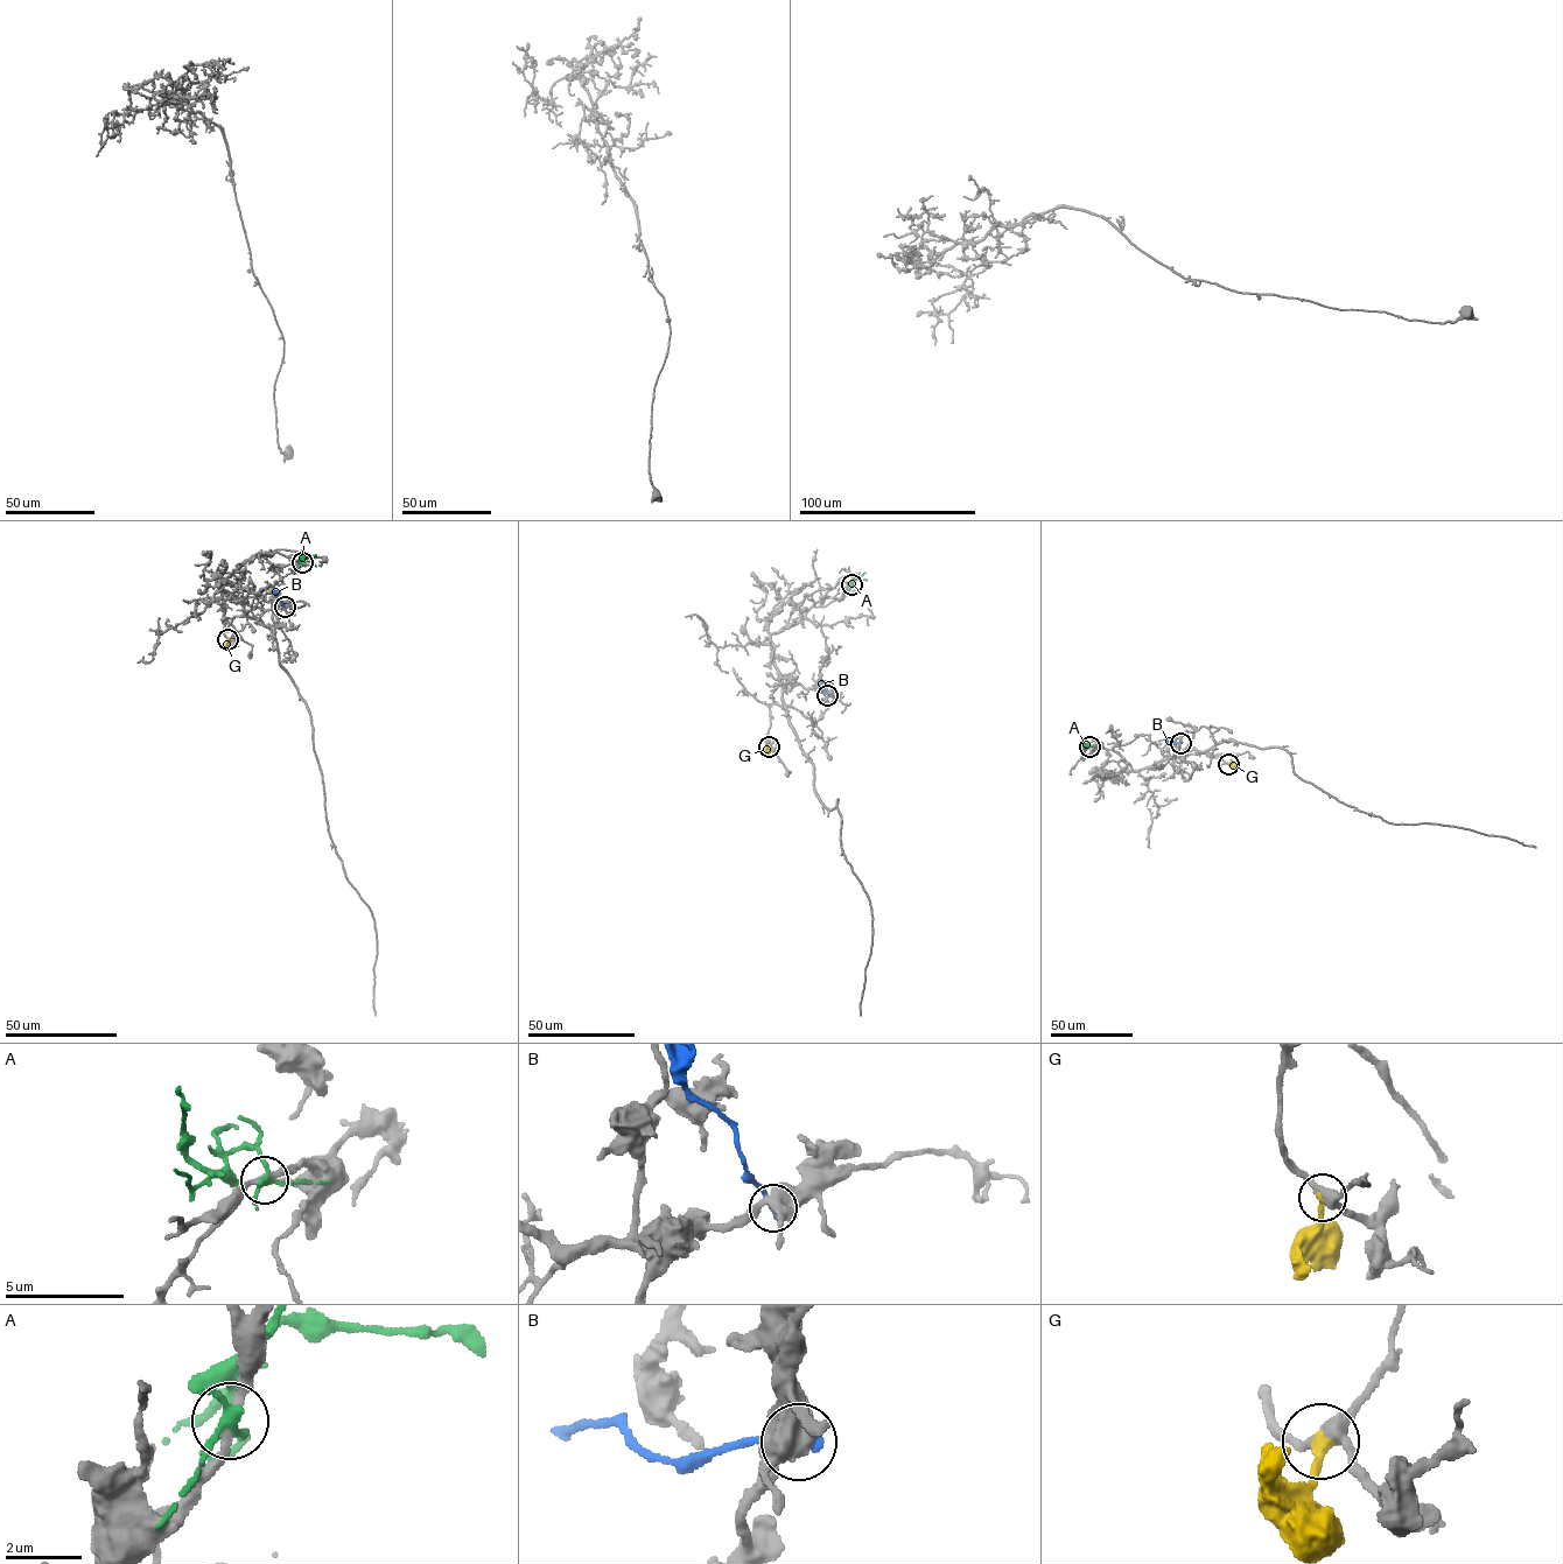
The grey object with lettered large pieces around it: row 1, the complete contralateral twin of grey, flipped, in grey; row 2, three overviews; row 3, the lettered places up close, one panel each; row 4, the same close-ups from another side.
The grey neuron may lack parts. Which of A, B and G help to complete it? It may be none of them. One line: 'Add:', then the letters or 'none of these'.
Add: G

